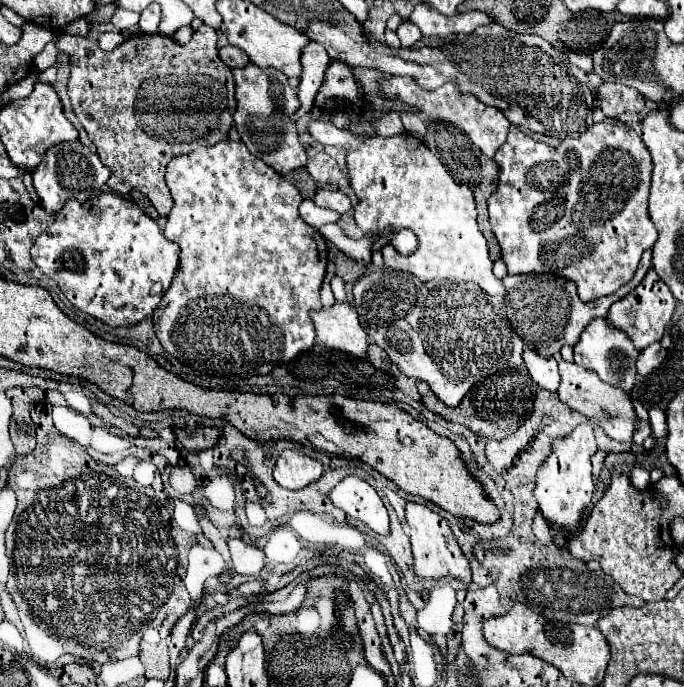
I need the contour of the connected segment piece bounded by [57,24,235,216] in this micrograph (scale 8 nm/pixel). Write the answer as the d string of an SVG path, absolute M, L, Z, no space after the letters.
M203 24L193 32L189 44L179 44L163 34L137 34L111 52L101 50L93 38L61 34L57 48L71 60L67 94L73 112L83 124L89 140L95 144L101 162L113 170L107 186L121 196L139 190L151 200L159 216L167 216L173 206L173 198L165 184L167 164L175 156L189 154L199 146L215 146L221 140L227 140L233 124L235 82L231 78L231 68L221 62L217 54L217 32Z

